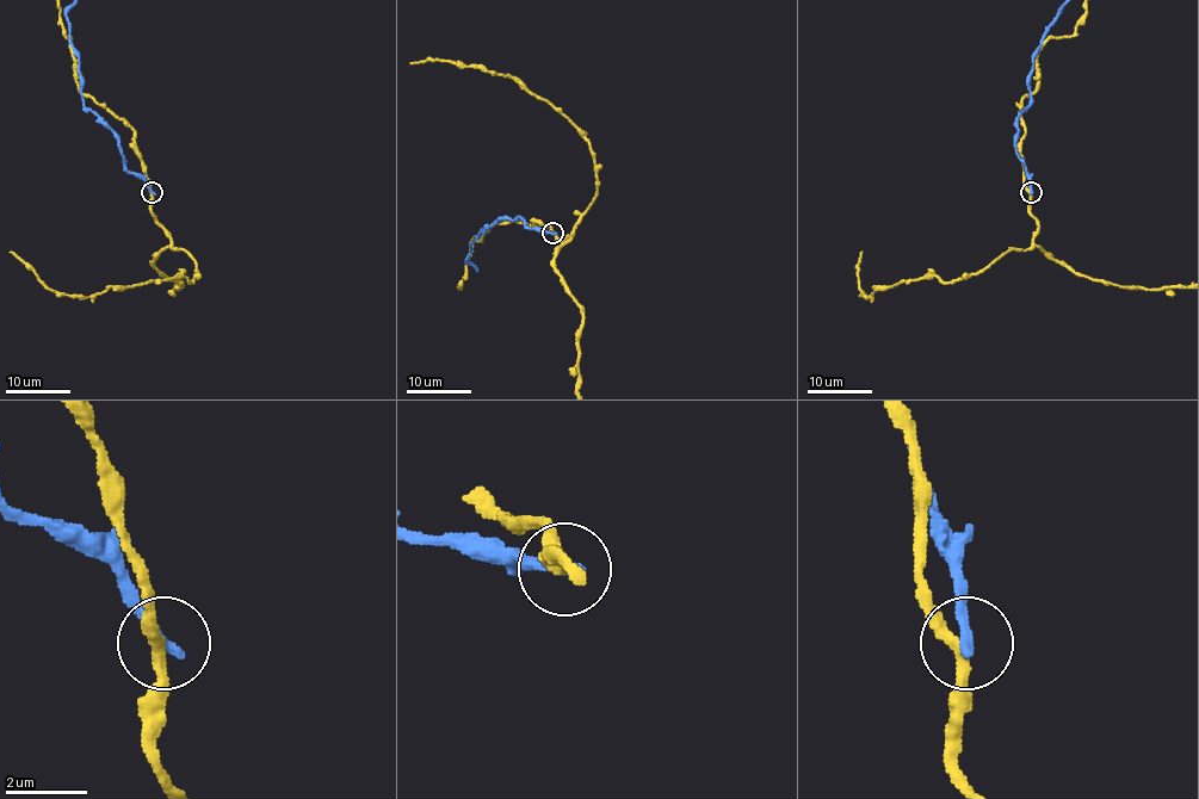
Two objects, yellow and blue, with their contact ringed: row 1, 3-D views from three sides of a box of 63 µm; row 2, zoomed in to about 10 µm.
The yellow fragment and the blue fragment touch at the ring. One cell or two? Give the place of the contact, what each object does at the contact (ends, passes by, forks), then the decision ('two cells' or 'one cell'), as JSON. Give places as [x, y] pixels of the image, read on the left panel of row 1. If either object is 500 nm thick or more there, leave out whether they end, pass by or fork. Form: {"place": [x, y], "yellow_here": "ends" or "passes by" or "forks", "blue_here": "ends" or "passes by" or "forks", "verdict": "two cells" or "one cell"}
{"place": [152, 192], "yellow_here": "passes by", "blue_here": "ends", "verdict": "two cells"}

